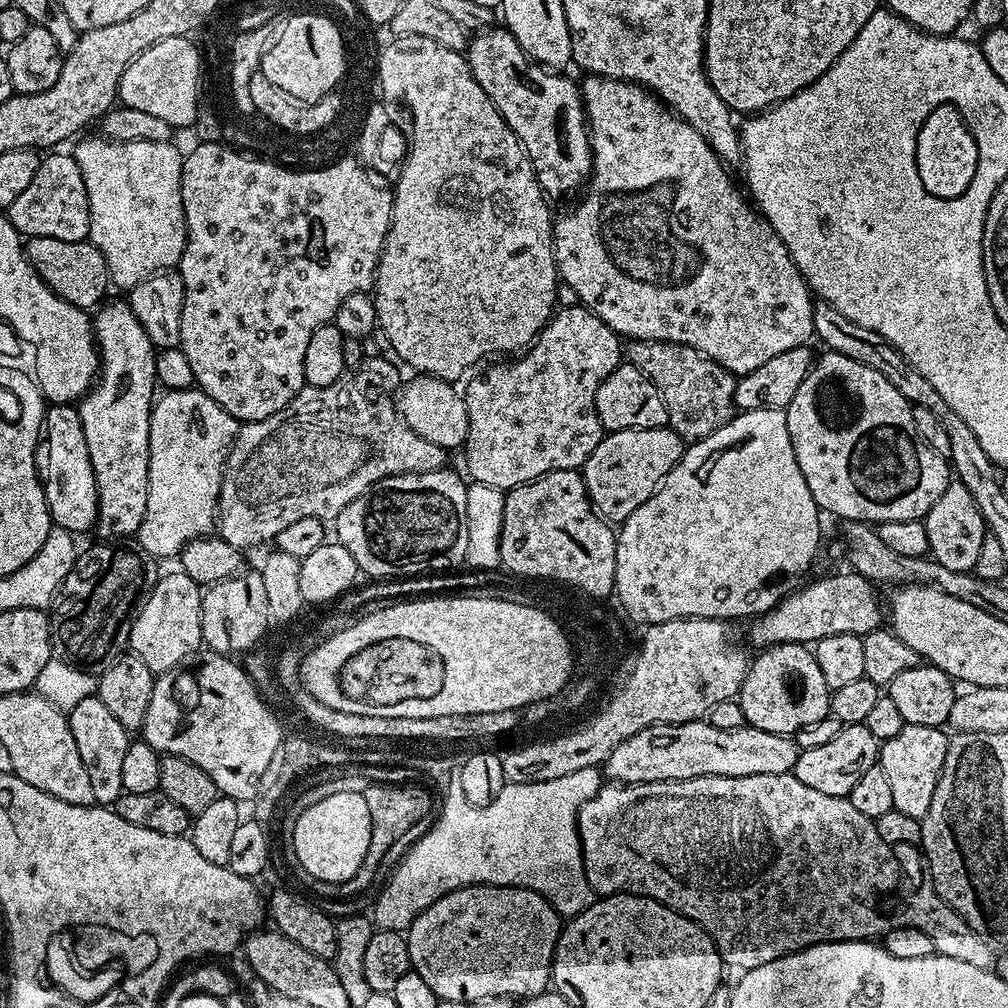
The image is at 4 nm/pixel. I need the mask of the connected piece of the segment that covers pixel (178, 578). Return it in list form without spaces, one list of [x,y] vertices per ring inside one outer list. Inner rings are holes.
[[[173,570],[165,576],[163,573],[157,579],[147,602],[136,613],[136,619],[133,620],[130,630],[128,648],[131,655],[146,662],[146,666],[153,674],[168,674],[168,671],[171,673],[179,669],[201,647],[201,595],[201,585],[195,584],[184,572]]]

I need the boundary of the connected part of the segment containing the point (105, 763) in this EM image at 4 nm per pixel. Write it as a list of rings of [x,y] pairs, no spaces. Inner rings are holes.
[[[99,695],[82,698],[82,702],[78,702],[78,706],[70,709],[67,717],[70,734],[74,734],[74,742],[78,745],[78,754],[82,754],[82,766],[86,766],[86,774],[90,774],[90,786],[94,789],[96,804],[100,806],[115,805],[116,799],[125,792],[122,786],[122,761],[130,743],[129,729],[124,728],[122,722],[118,722],[118,718],[114,718],[114,714],[110,714],[110,710],[106,710]]]

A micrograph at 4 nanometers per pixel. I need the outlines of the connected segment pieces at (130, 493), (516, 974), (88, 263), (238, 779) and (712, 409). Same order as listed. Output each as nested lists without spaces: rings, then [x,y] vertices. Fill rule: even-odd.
[[[123,299],[110,300],[101,303],[94,316],[96,347],[100,353],[98,382],[93,383],[78,407],[98,490],[94,532],[105,541],[120,542],[135,537],[142,518],[146,518],[150,414],[158,392],[157,349],[152,347],[150,338],[146,338],[146,330],[142,330],[142,322],[134,318],[131,306]]]
[[[472,884],[439,896],[406,929],[411,971],[417,972],[440,1000],[474,1002],[478,998],[527,998],[549,987],[552,955],[560,937],[562,917],[539,892],[499,884]]]
[[[33,236],[27,241],[26,255],[30,266],[42,278],[42,282],[46,282],[48,289],[58,294],[58,298],[85,310],[95,309],[105,299],[104,291],[110,288],[108,263],[88,240],[61,242],[58,238]]]
[[[201,651],[175,676],[173,684],[164,678],[153,687],[144,712],[143,740],[155,752],[186,758],[186,762],[202,766],[215,782],[219,795],[237,802],[251,801],[282,741],[275,714],[231,655]]]
[[[634,340],[627,345],[626,360],[642,370],[656,387],[666,406],[667,427],[673,428],[685,442],[695,442],[714,434],[714,430],[726,426],[737,411],[734,402],[737,377],[690,346],[661,340]]]

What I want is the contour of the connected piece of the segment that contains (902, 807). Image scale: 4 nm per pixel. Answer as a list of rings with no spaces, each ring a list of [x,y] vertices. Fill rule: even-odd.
[[[905,723],[894,738],[881,743],[878,767],[886,774],[894,808],[902,814],[910,814],[910,818],[921,821],[930,810],[930,798],[934,798],[934,786],[938,786],[938,778],[946,762],[949,739],[949,733],[943,727]]]

